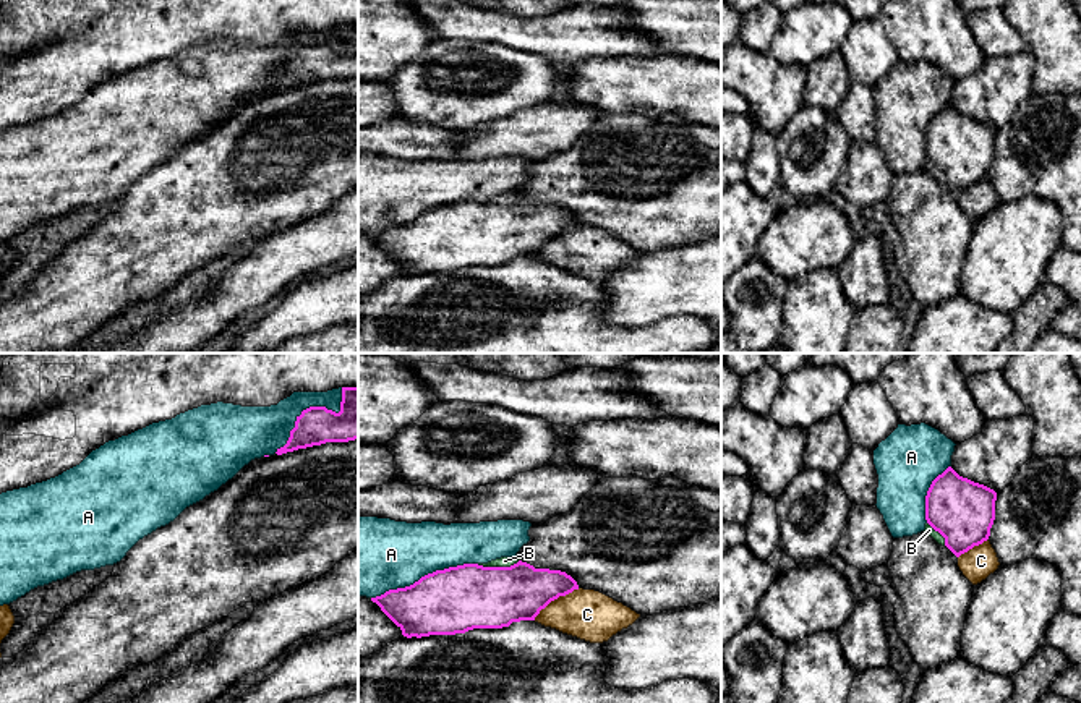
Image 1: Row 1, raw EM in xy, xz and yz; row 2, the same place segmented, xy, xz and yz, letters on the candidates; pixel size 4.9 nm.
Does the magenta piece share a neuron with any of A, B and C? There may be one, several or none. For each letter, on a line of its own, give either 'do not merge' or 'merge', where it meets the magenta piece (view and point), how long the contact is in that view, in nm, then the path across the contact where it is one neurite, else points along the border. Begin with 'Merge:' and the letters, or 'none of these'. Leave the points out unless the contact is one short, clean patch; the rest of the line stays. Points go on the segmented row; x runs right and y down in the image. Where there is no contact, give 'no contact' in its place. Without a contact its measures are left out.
Merge: B
A: do not merge | xy (310, 407) | 480 nm
B: merge | xz (498, 567) | 220 nm
C: do not merge | xz (555, 598) | 280 nm

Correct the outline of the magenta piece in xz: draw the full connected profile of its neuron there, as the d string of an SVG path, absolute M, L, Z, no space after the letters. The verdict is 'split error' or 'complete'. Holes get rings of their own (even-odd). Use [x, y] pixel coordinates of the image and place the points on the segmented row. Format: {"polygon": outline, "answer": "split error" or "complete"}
{"polygon": "M519 557L436 570L410 586L371 598L407 638L502 628L535 620L559 596L579 590L561 570L535 569Z", "answer": "split error"}

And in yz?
{"polygon": "M951 467L938 475L925 496L925 533L956 557L990 536L997 492L959 476Z", "answer": "split error"}

